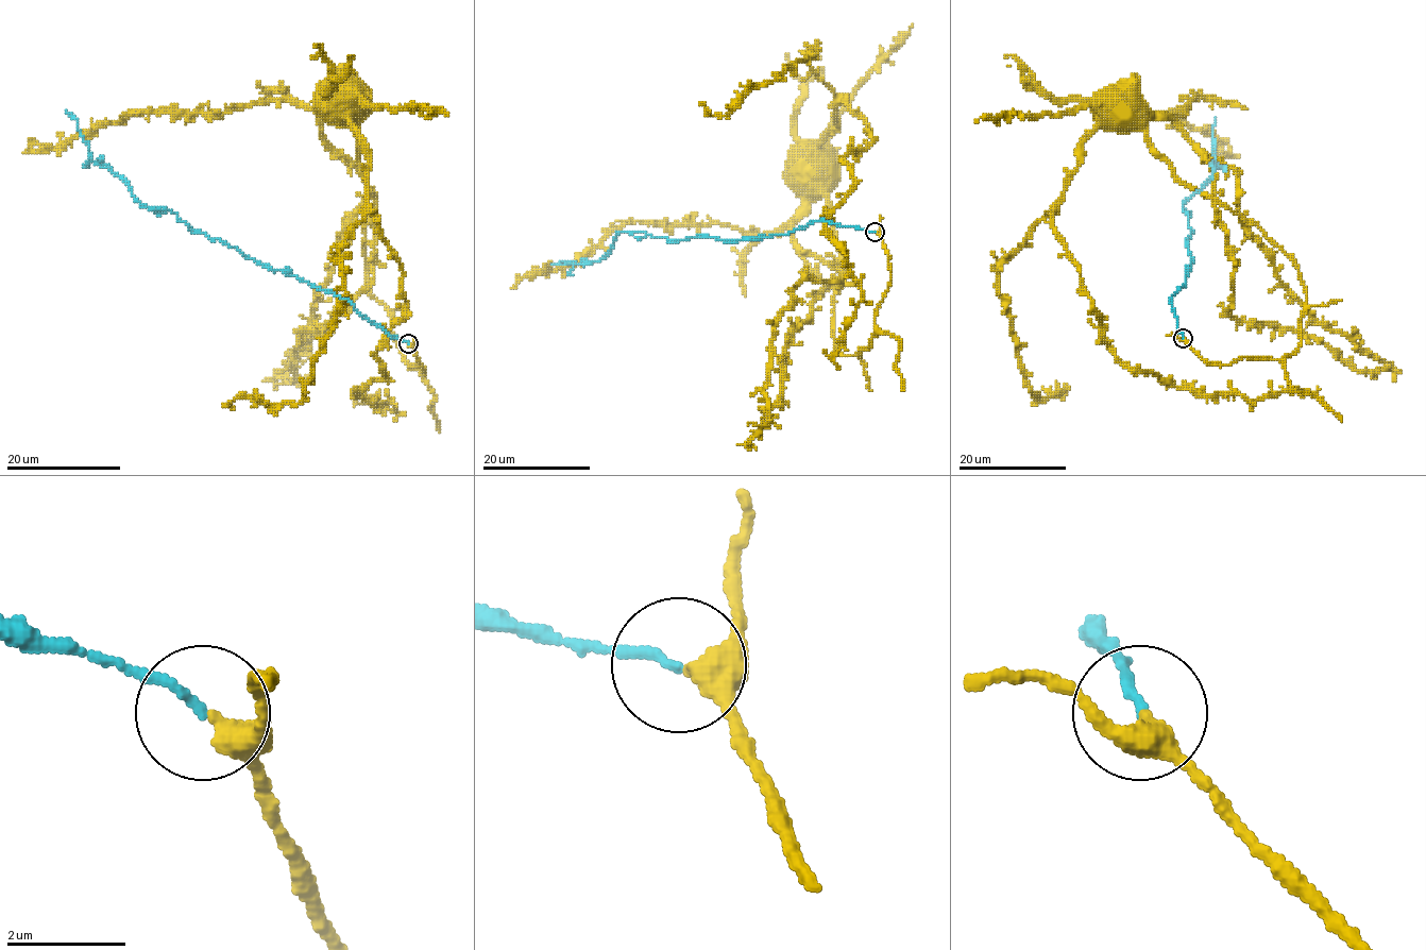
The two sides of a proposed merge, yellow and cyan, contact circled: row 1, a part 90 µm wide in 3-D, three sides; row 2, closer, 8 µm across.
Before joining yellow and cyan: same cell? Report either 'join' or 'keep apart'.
join

